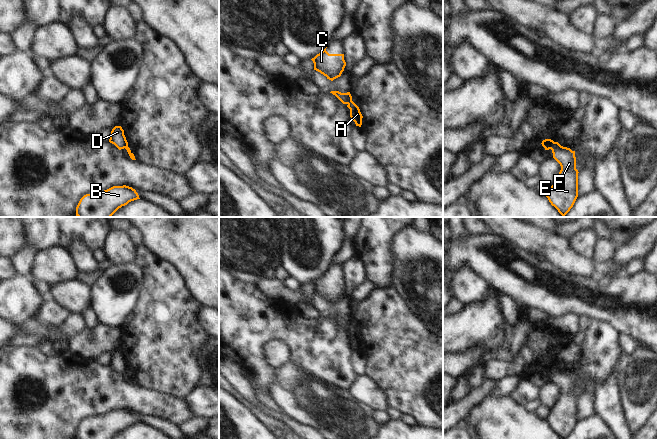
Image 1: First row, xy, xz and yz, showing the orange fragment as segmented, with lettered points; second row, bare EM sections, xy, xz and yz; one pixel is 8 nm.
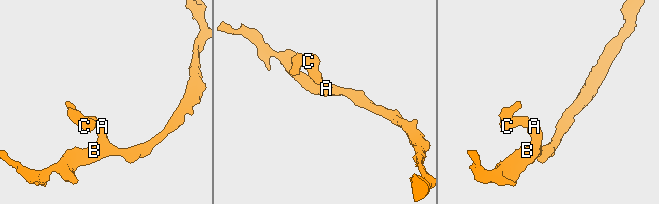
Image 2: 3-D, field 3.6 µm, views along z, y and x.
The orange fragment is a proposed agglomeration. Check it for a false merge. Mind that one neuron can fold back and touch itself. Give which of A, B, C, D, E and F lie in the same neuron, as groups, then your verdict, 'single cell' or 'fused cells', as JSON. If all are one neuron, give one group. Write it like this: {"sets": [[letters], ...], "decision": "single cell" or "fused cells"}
{"sets": [["A", "B", "E", "F"], ["C", "D"]], "decision": "fused cells"}

